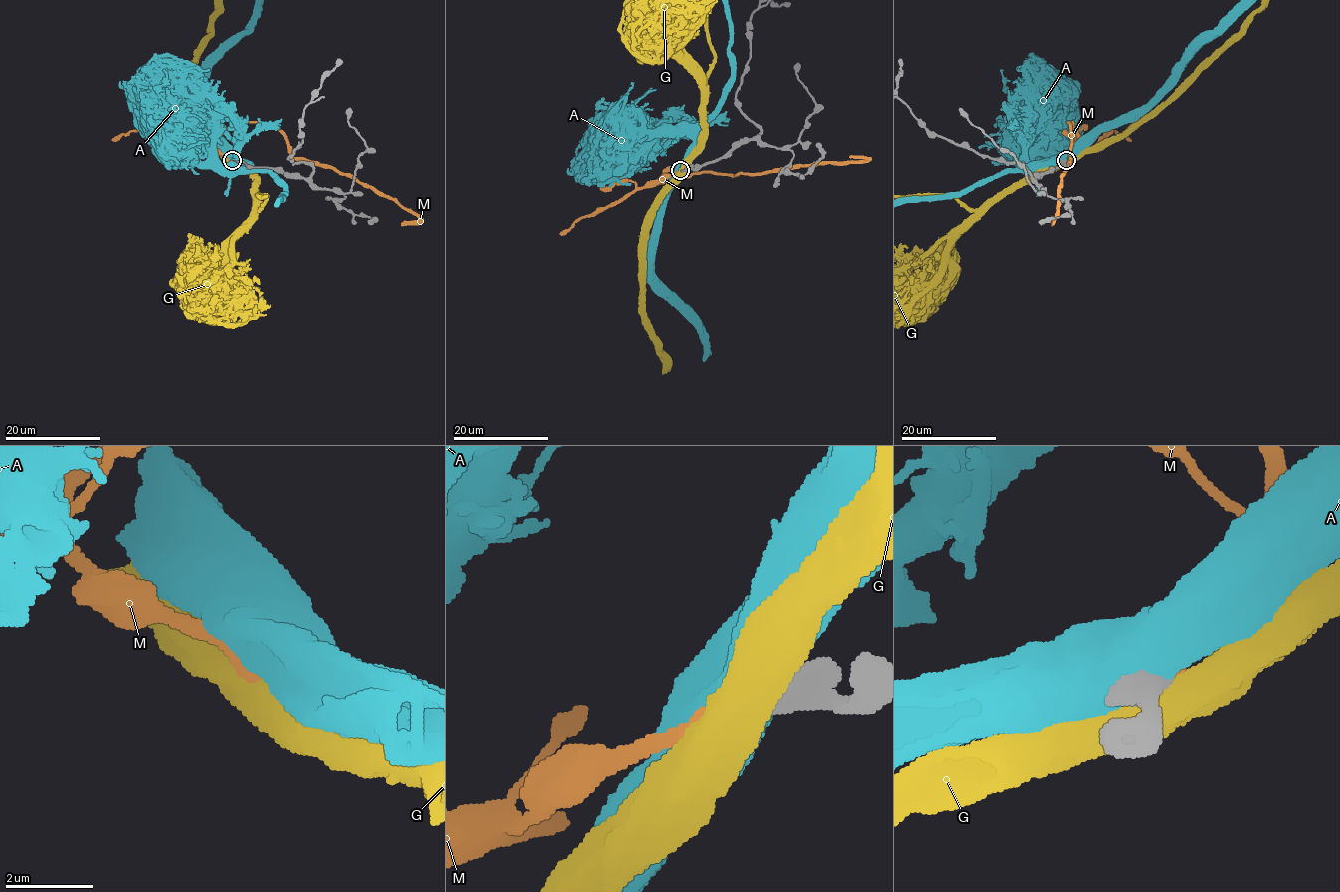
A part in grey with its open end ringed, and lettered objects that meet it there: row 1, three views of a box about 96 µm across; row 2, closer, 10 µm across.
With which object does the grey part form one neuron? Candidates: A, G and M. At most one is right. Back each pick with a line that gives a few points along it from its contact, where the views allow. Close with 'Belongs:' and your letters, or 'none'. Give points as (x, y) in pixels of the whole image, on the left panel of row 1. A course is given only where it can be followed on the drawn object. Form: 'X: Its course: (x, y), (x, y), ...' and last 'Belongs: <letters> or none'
M: Its course: (232, 160), (211, 145), (216, 136), (244, 123), (273, 124), (294, 157), (349, 173), (418, 219), (401, 225)
Belongs: M

